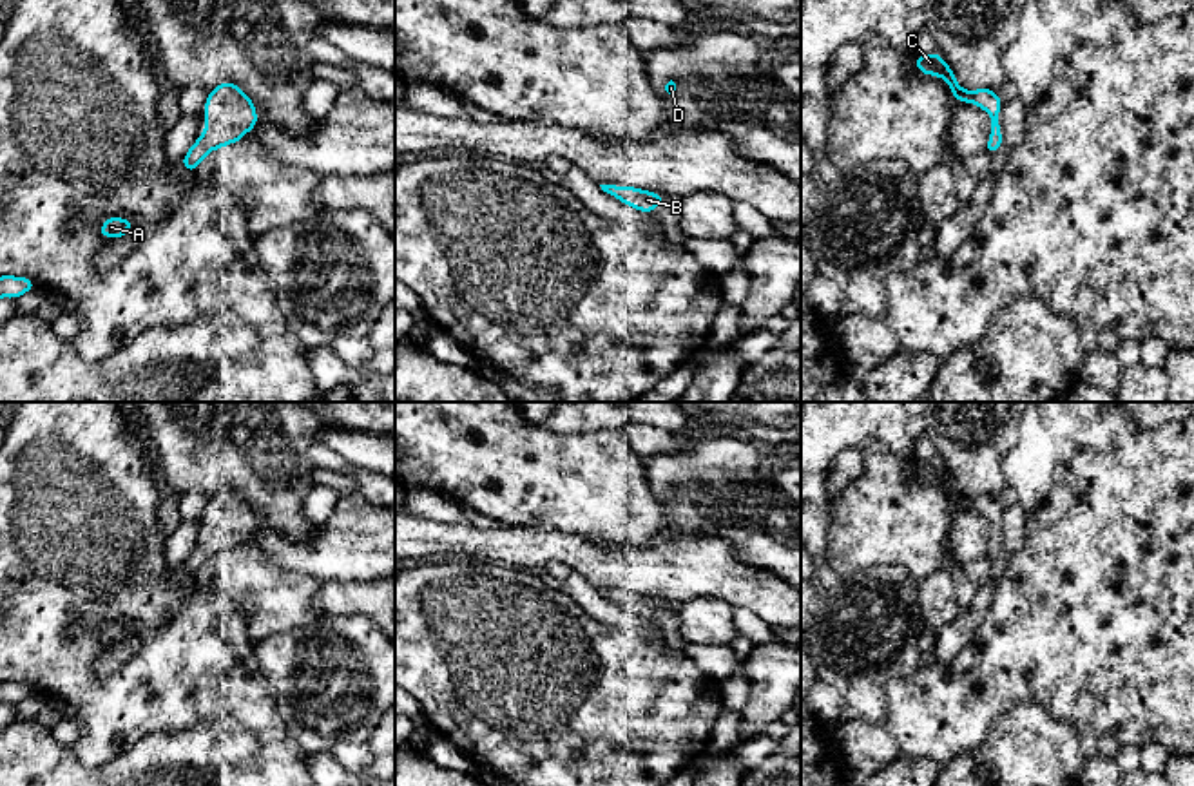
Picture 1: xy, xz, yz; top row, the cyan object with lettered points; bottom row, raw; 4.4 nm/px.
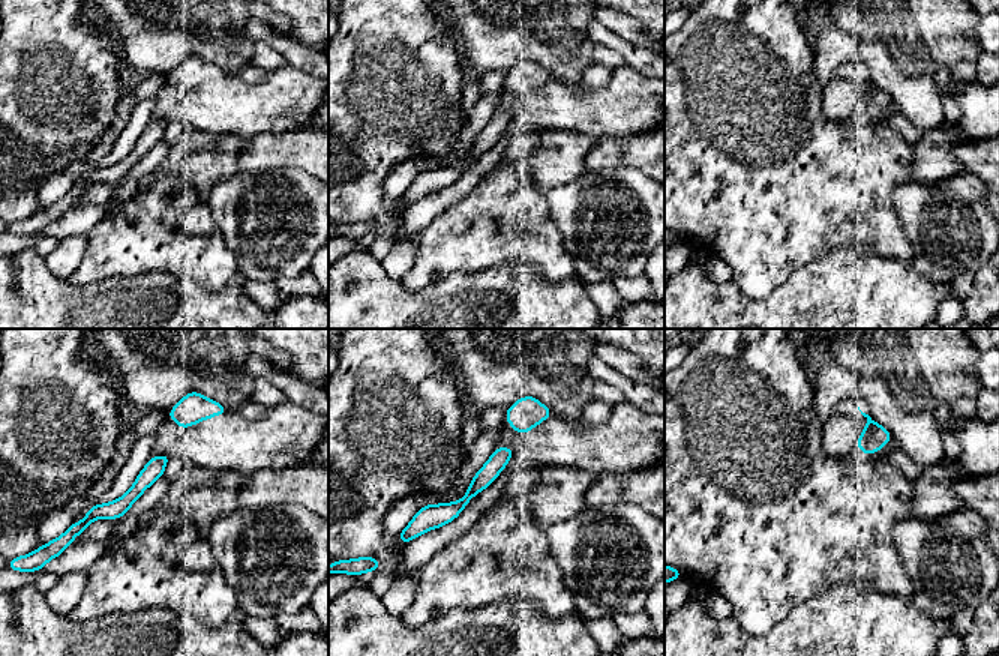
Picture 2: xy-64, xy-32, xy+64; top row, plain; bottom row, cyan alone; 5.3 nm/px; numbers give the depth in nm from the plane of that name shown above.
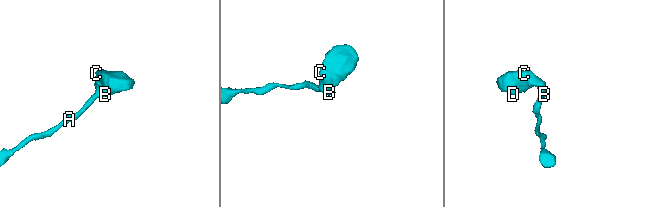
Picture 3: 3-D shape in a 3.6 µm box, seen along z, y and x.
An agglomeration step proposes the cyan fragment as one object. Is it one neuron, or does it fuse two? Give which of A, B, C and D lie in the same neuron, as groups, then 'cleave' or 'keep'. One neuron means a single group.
groups A B C D; keep

